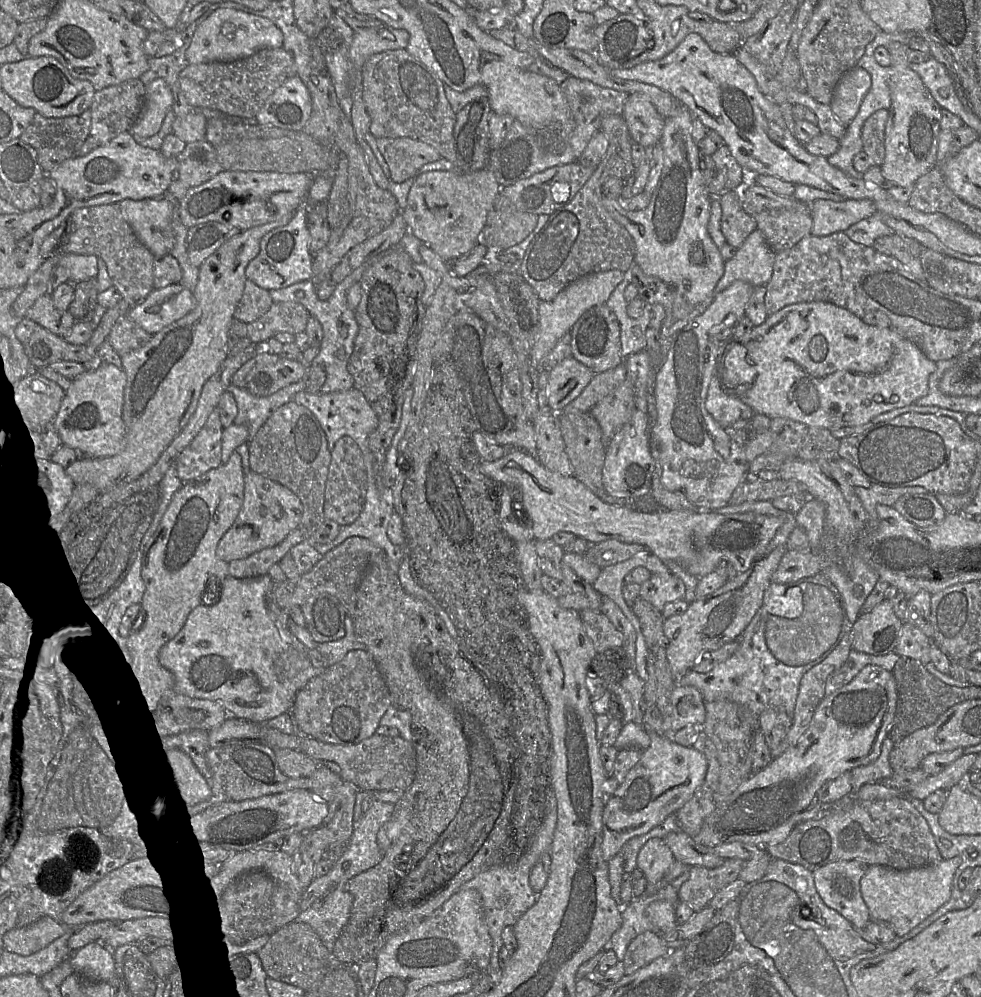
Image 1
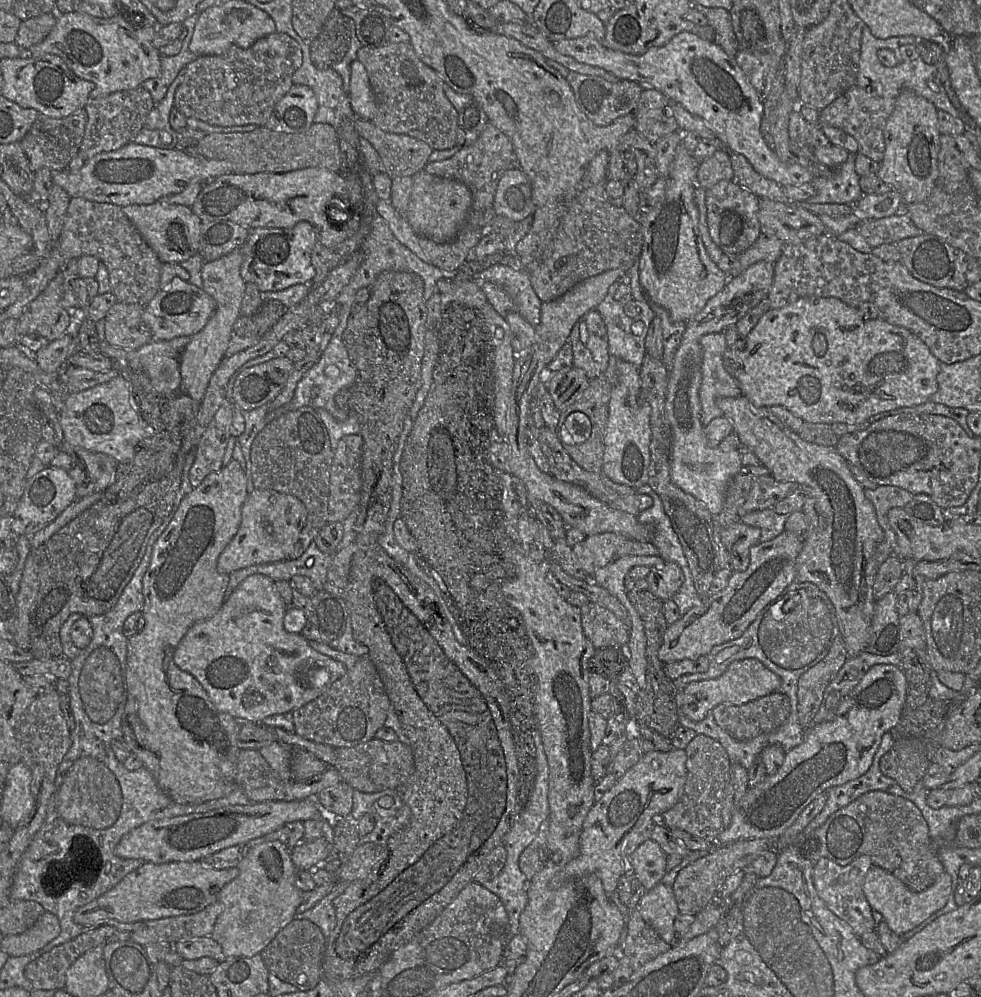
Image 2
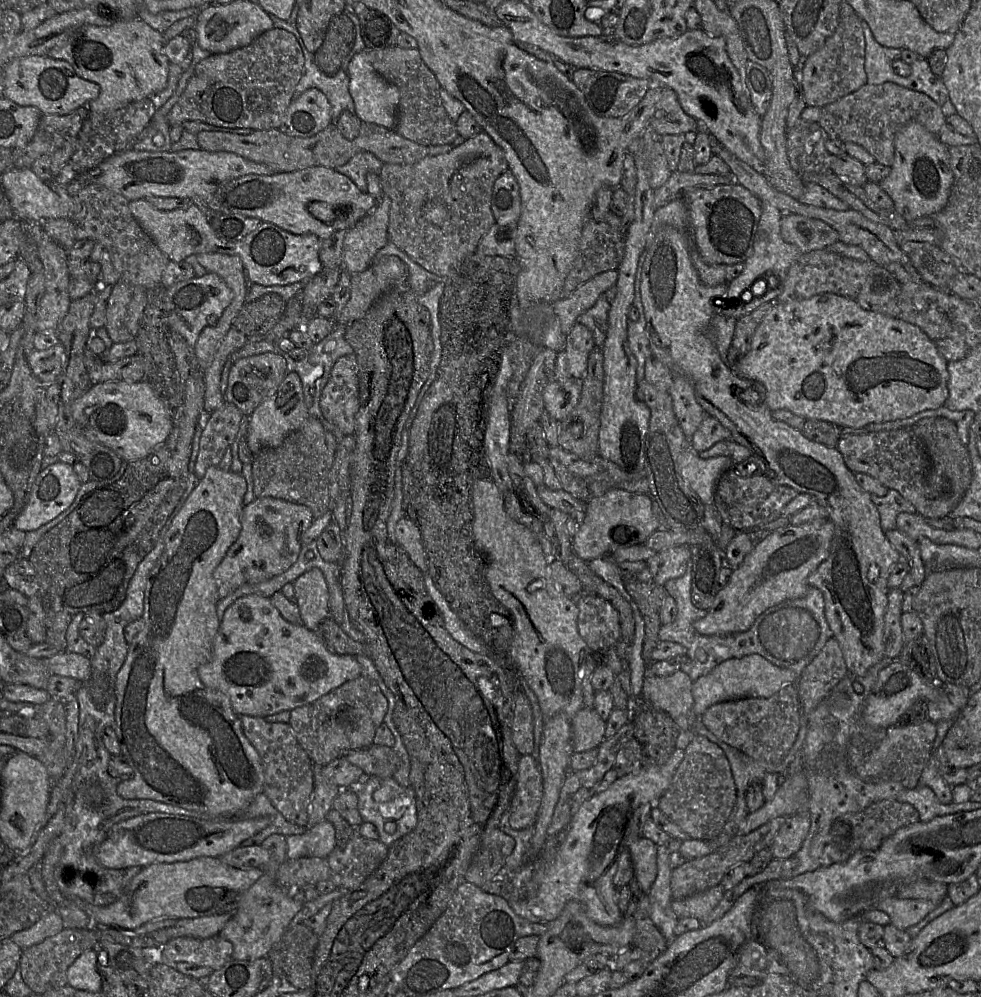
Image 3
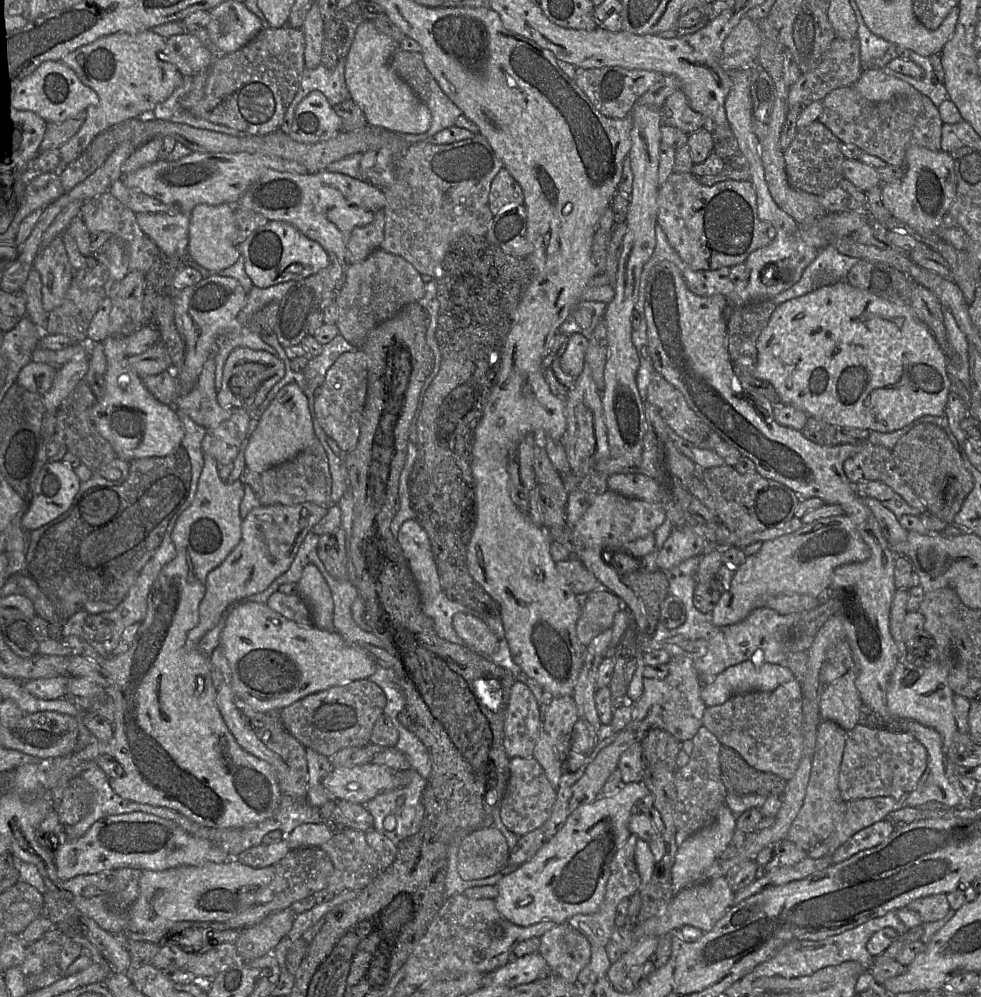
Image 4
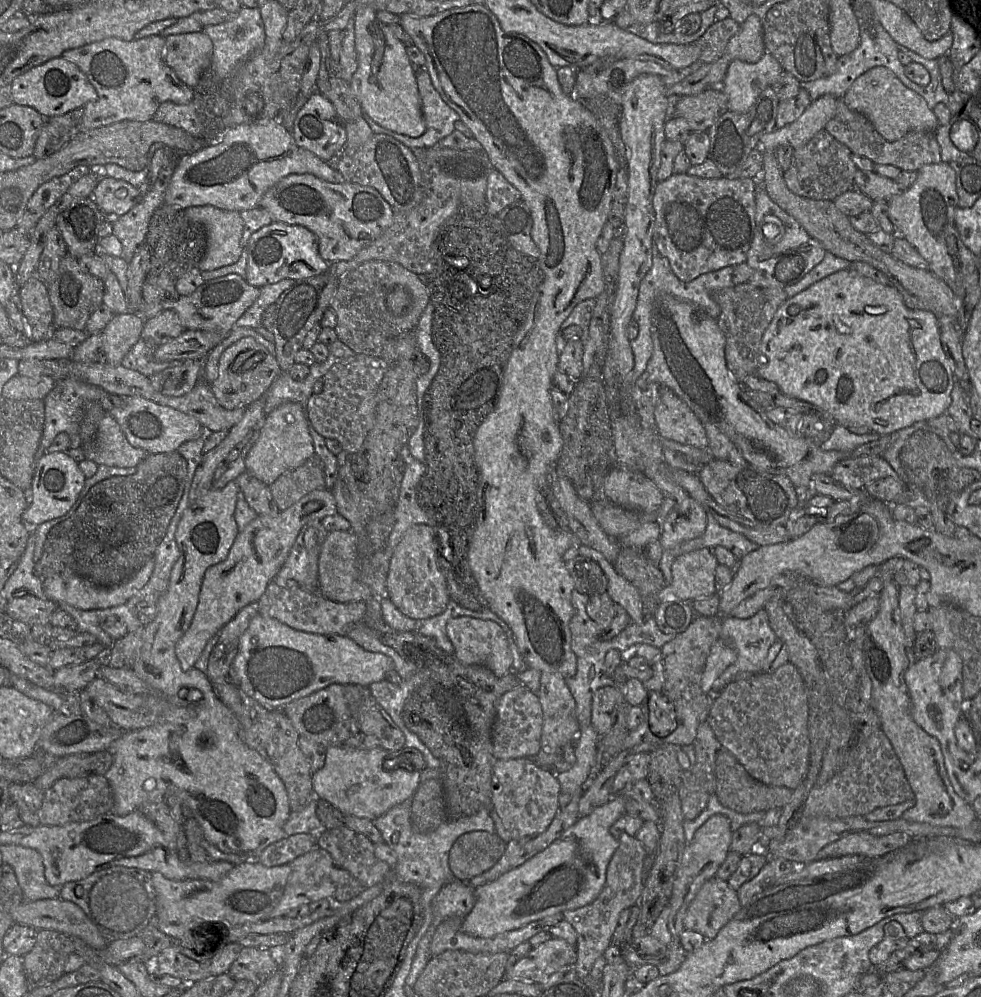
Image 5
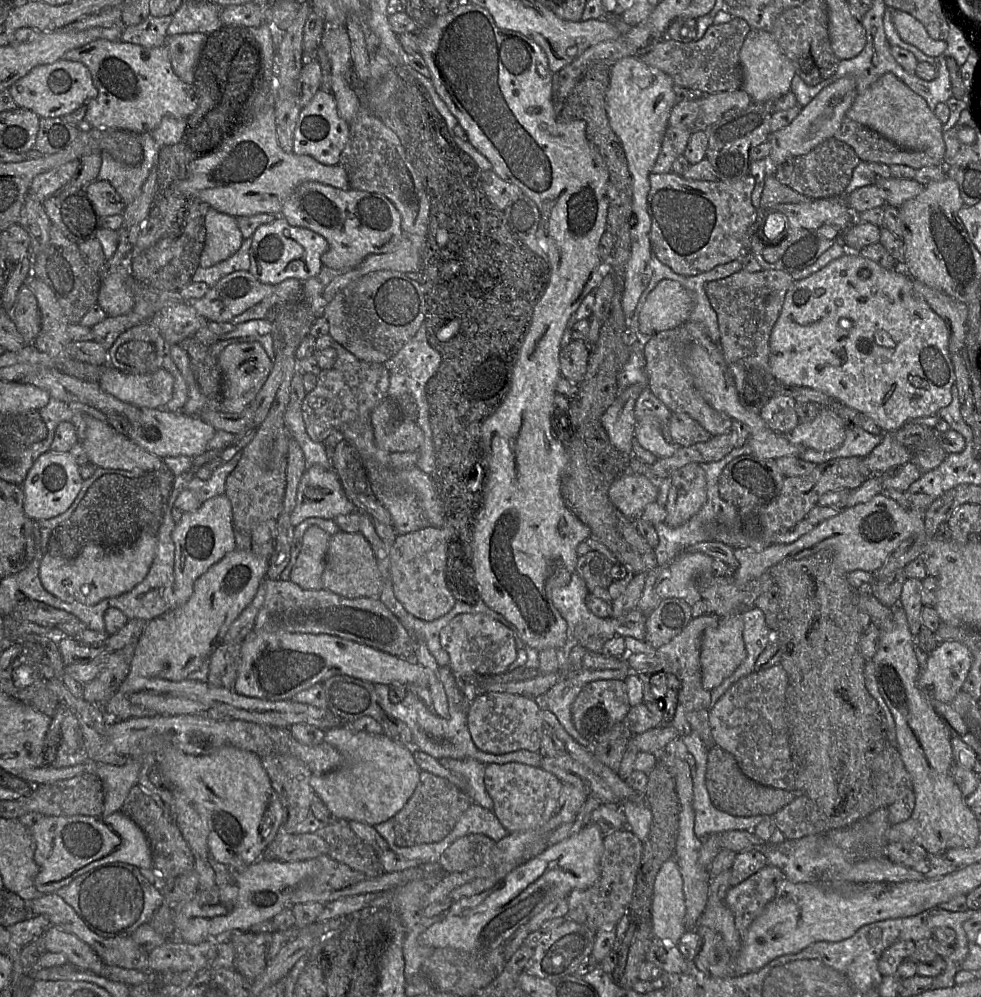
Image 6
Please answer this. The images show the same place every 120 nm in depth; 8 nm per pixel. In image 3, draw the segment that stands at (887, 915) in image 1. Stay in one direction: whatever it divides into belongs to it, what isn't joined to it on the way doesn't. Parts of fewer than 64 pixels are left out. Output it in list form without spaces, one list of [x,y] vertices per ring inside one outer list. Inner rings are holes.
[[[894,896],[882,901],[877,909],[887,913],[896,928],[906,930],[923,920],[937,906],[927,900],[901,899]]]

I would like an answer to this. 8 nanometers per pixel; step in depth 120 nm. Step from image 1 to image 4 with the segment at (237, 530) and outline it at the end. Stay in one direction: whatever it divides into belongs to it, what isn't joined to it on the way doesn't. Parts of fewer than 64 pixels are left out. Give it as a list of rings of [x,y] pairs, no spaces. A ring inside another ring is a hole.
[[[312,502],[299,505],[259,505],[241,523],[241,539],[225,560],[207,575],[206,592],[199,606],[197,625],[188,633],[187,647],[197,648],[202,638],[219,622],[224,610],[234,601],[258,594],[291,566],[306,535],[327,514],[328,508]]]

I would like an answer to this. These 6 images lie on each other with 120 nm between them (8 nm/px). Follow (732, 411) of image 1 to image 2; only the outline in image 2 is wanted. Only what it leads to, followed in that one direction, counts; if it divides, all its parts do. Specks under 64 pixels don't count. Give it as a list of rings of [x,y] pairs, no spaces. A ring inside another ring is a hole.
[[[725,332],[709,333],[700,339],[702,348],[702,382],[699,391],[701,404],[701,422],[704,427],[714,418],[723,416],[717,405],[717,400],[723,397],[738,397],[742,395],[737,380],[724,367],[723,356],[727,348]]]

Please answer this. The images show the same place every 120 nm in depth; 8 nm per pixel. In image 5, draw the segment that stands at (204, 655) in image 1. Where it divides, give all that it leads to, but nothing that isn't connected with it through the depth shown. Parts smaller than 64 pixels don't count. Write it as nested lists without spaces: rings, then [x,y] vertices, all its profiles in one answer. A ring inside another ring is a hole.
[[[260,613],[251,619],[241,636],[233,662],[233,670],[243,691],[268,709],[281,709],[331,684],[368,687],[385,679],[391,669],[394,669],[394,662],[390,657],[367,651],[346,635],[296,630]]]

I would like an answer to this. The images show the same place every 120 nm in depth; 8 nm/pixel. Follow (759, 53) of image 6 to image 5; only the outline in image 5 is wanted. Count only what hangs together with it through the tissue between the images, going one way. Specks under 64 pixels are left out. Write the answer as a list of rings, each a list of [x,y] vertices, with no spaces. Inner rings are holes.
[[[767,51],[755,63],[733,60],[720,85],[728,100],[728,111],[747,112],[760,93],[778,81],[783,71],[777,59]]]

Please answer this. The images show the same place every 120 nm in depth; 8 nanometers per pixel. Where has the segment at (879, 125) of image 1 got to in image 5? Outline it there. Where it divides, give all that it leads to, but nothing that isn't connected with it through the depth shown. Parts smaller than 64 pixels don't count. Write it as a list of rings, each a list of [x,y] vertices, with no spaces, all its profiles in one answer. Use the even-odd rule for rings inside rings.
[[[842,98],[838,99],[835,114],[825,129],[836,140],[845,144],[853,154],[864,156],[875,165],[886,164],[904,171],[918,171],[927,164],[941,162],[940,148],[934,132],[910,131],[901,139],[889,142],[877,132],[866,116],[849,109]]]

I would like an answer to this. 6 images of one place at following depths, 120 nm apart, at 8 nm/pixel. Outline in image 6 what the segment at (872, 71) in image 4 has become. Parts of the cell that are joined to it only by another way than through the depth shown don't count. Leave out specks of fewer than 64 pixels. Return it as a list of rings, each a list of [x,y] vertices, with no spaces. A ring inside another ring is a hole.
[[[891,72],[883,74],[857,94],[846,112],[846,118],[876,131],[903,149],[922,151],[939,161],[943,160],[942,123],[928,108],[926,101]]]

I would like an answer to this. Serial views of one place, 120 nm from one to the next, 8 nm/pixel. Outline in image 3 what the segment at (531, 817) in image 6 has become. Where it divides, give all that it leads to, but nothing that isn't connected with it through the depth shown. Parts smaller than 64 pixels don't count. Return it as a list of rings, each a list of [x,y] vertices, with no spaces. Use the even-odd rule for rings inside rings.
[[[520,755],[515,792],[509,811],[509,825],[522,830],[535,824],[543,794],[539,762],[532,755]]]

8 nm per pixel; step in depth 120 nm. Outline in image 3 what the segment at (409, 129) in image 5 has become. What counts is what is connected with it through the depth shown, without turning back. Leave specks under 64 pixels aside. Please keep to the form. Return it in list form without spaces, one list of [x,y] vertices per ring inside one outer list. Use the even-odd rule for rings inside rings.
[[[364,49],[355,54],[348,65],[349,93],[355,106],[355,114],[365,123],[372,123],[394,130],[396,111],[400,100],[397,86],[382,78],[367,60],[367,51]]]

